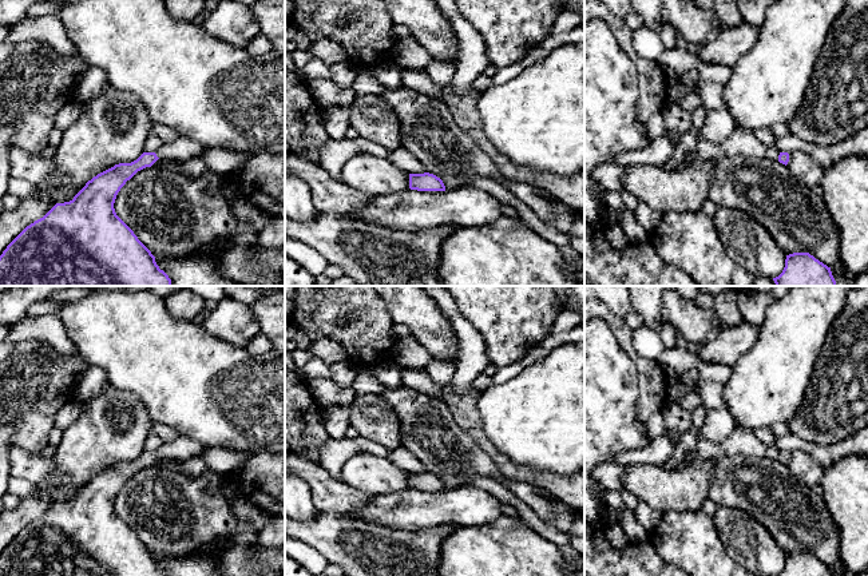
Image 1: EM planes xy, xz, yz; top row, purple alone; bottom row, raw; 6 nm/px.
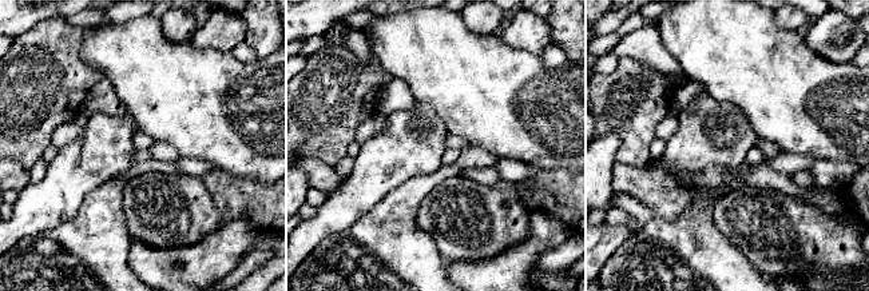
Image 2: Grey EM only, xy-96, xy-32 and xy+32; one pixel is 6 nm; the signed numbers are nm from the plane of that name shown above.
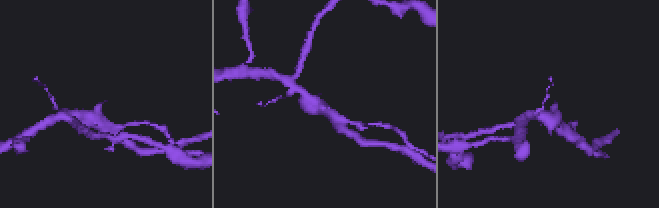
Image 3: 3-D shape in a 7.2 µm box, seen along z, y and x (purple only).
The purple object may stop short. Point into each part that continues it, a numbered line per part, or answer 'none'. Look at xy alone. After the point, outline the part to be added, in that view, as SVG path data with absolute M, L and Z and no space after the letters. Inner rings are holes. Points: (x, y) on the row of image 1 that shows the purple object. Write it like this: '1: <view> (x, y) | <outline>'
1: xy (181, 149) | M177 136L171 142L163 142L155 151L158 158L166 158L171 160L187 160L191 158L201 158L207 147L194 140Z

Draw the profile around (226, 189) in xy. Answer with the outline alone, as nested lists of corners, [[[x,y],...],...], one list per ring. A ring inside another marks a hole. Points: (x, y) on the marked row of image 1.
[[[222,179],[219,180],[219,188],[229,202],[233,202],[237,196],[242,195],[242,192],[237,187]]]

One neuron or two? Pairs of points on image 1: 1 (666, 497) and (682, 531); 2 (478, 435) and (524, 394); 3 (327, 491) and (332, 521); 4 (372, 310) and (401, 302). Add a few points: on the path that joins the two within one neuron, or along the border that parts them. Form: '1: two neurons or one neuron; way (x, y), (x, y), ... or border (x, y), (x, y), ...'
1: two neurons; border (700, 509), (666, 511), (664, 513)
2: two neurons; border (478, 398), (476, 408), (484, 435), (503, 455)
3: two neurons; border (320, 509), (333, 509), (345, 513)
4: two neurons; border (383, 300), (393, 322)

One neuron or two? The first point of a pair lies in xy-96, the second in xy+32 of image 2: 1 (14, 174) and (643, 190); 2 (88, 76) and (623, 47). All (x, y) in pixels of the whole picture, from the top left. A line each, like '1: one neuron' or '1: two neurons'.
1: one neuron
2: two neurons

